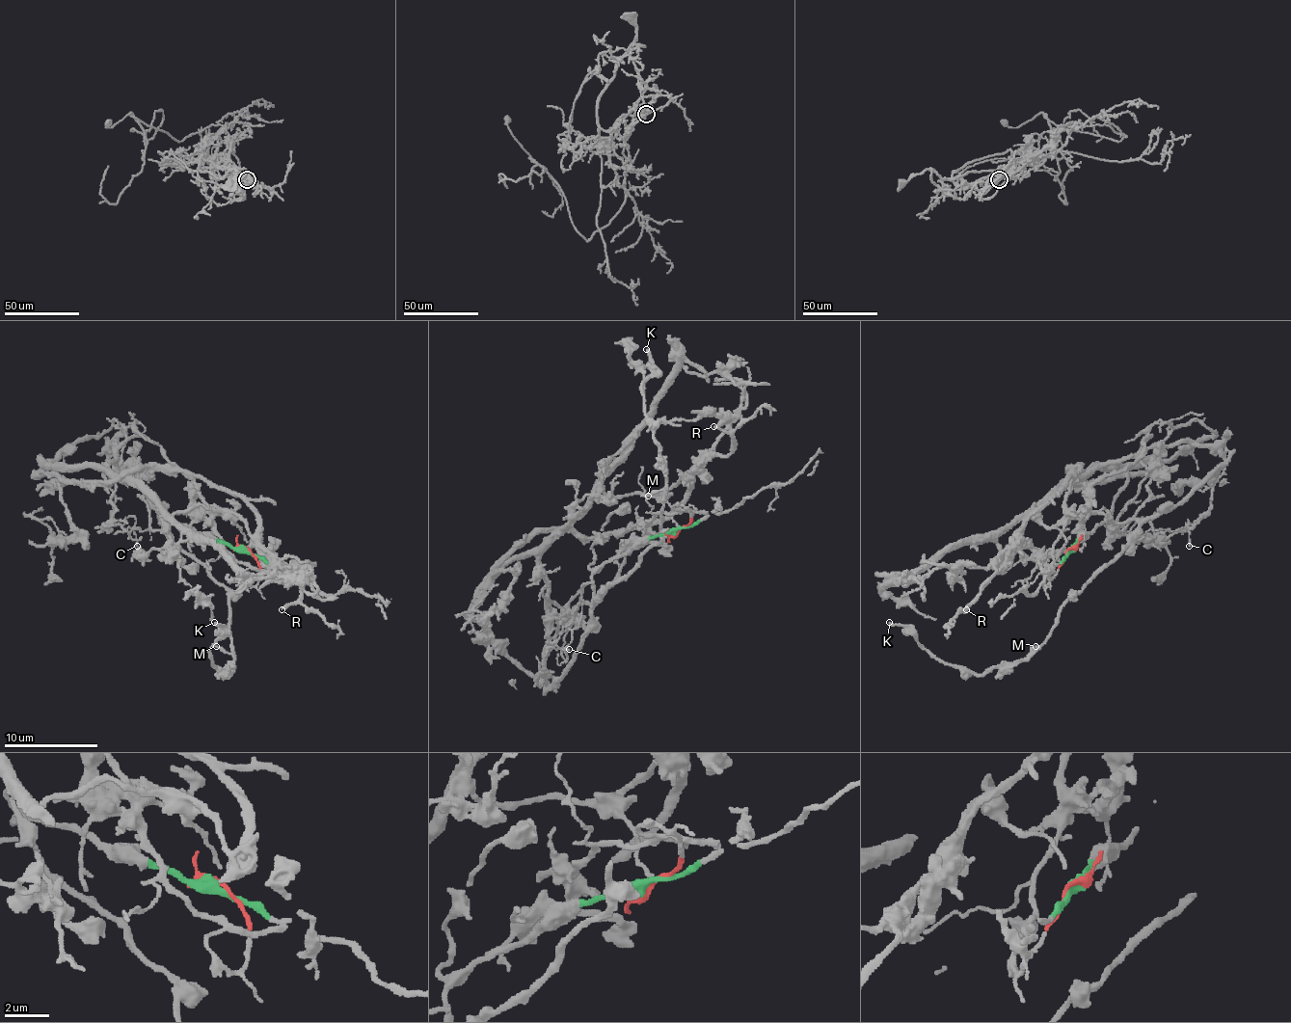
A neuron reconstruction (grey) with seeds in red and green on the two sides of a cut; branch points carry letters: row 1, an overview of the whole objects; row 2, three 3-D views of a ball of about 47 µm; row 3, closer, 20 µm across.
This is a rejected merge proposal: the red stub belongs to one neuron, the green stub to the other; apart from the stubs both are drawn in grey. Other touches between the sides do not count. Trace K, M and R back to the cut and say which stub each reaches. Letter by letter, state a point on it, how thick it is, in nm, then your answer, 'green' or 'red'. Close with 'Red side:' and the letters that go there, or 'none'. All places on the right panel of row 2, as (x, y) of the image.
K: (889, 622) | 240 nm | green
M: (1035, 646) | 220 nm | green
R: (966, 609) | 200 nm | red
Red side: R

